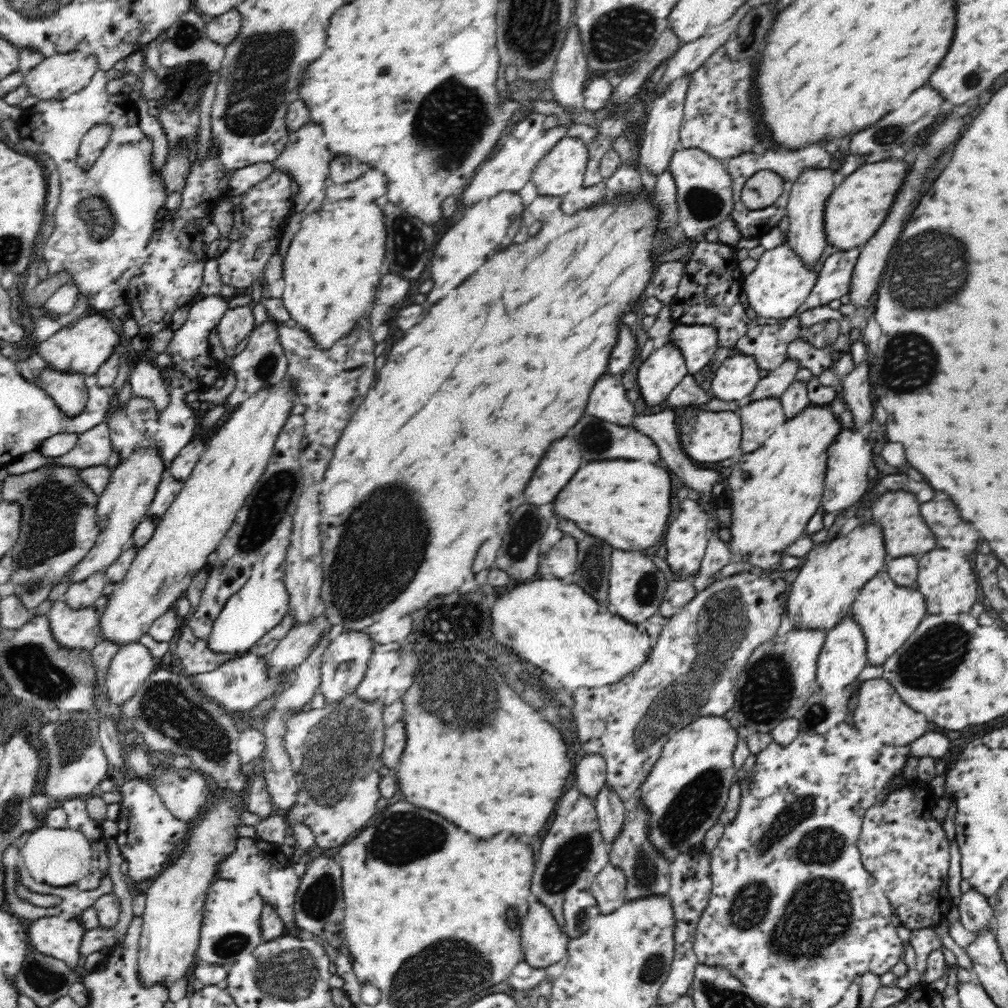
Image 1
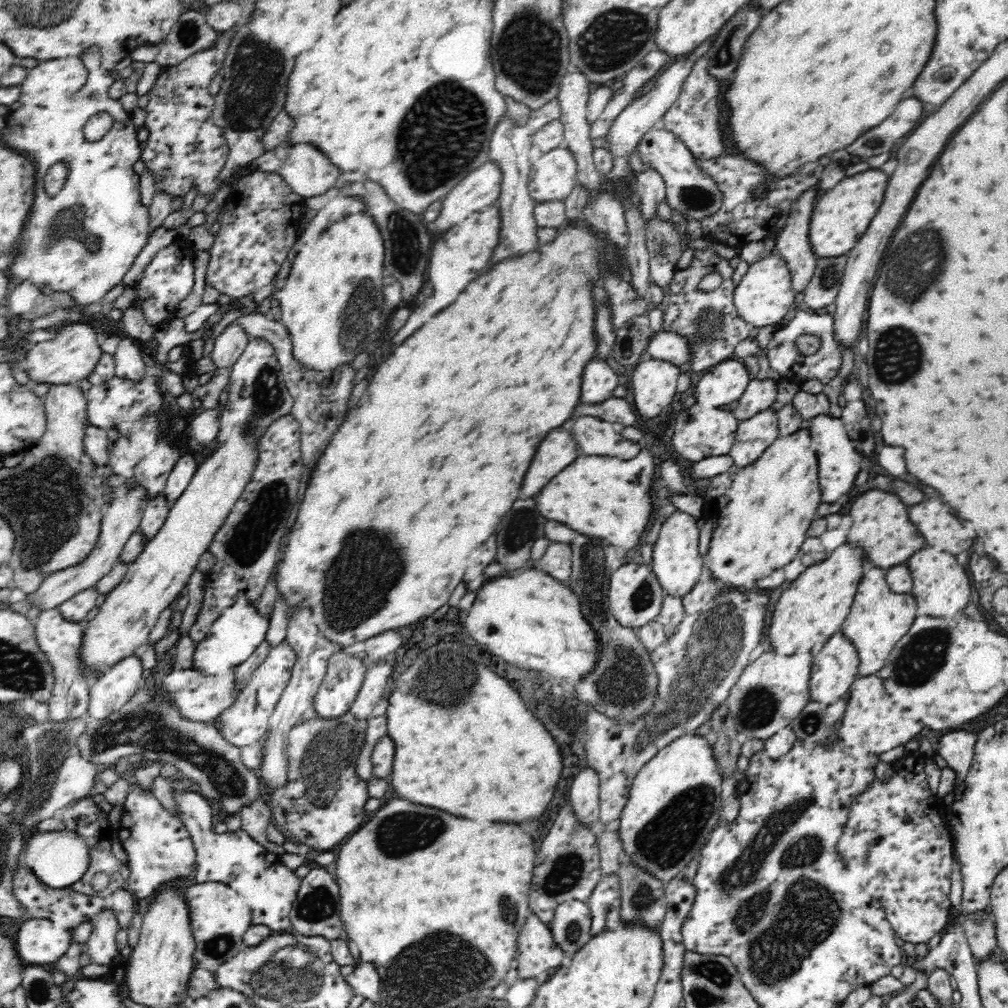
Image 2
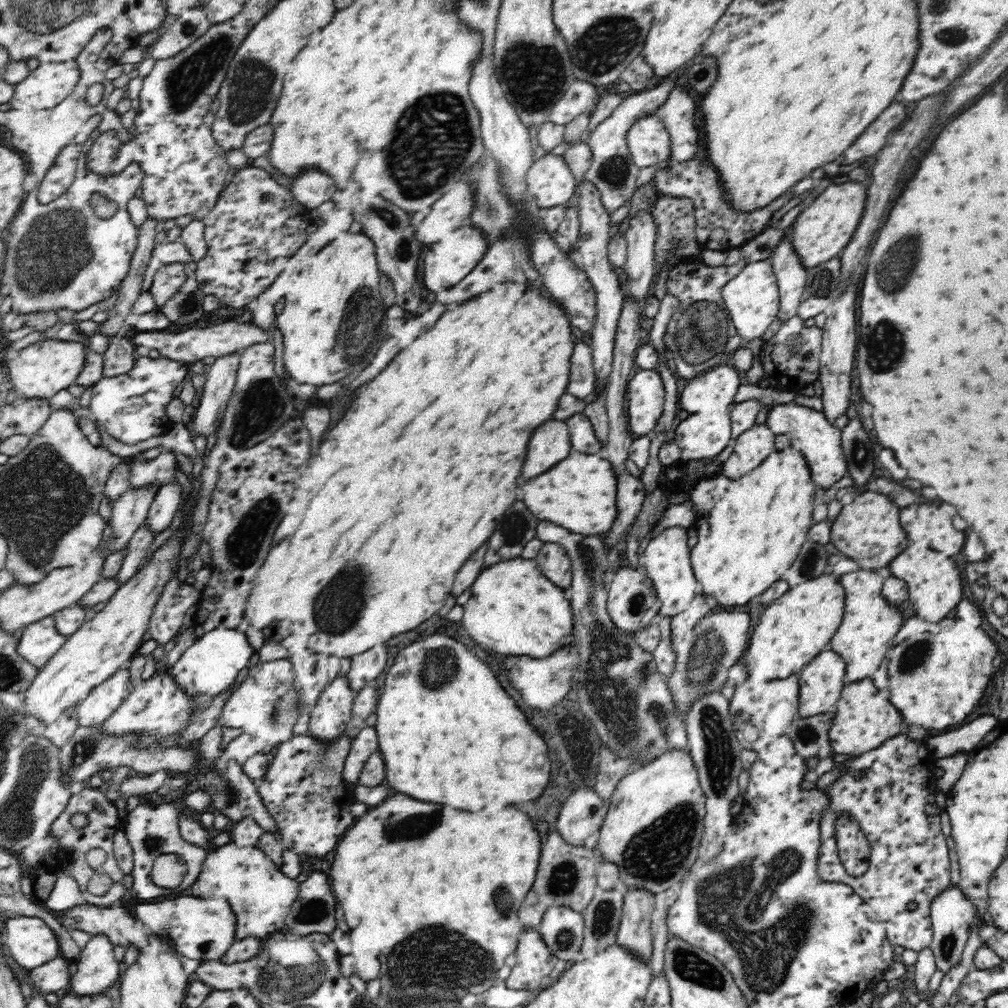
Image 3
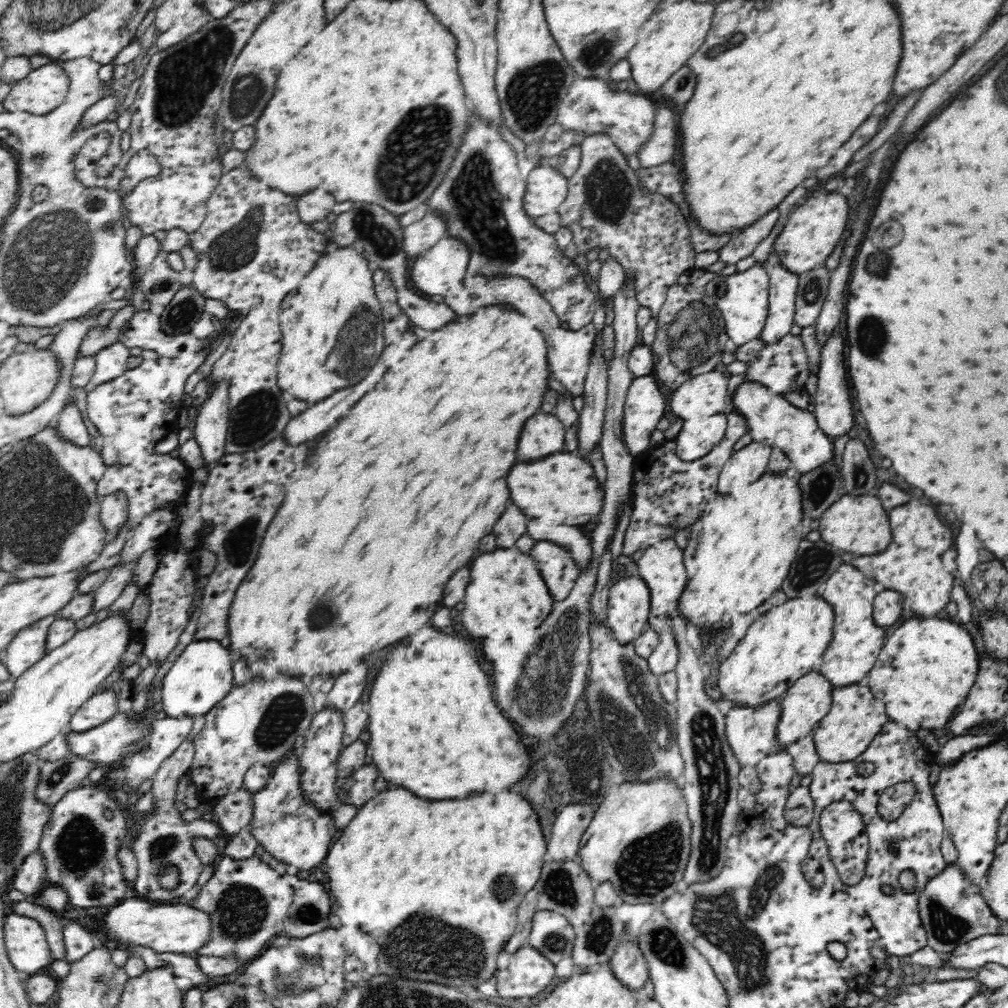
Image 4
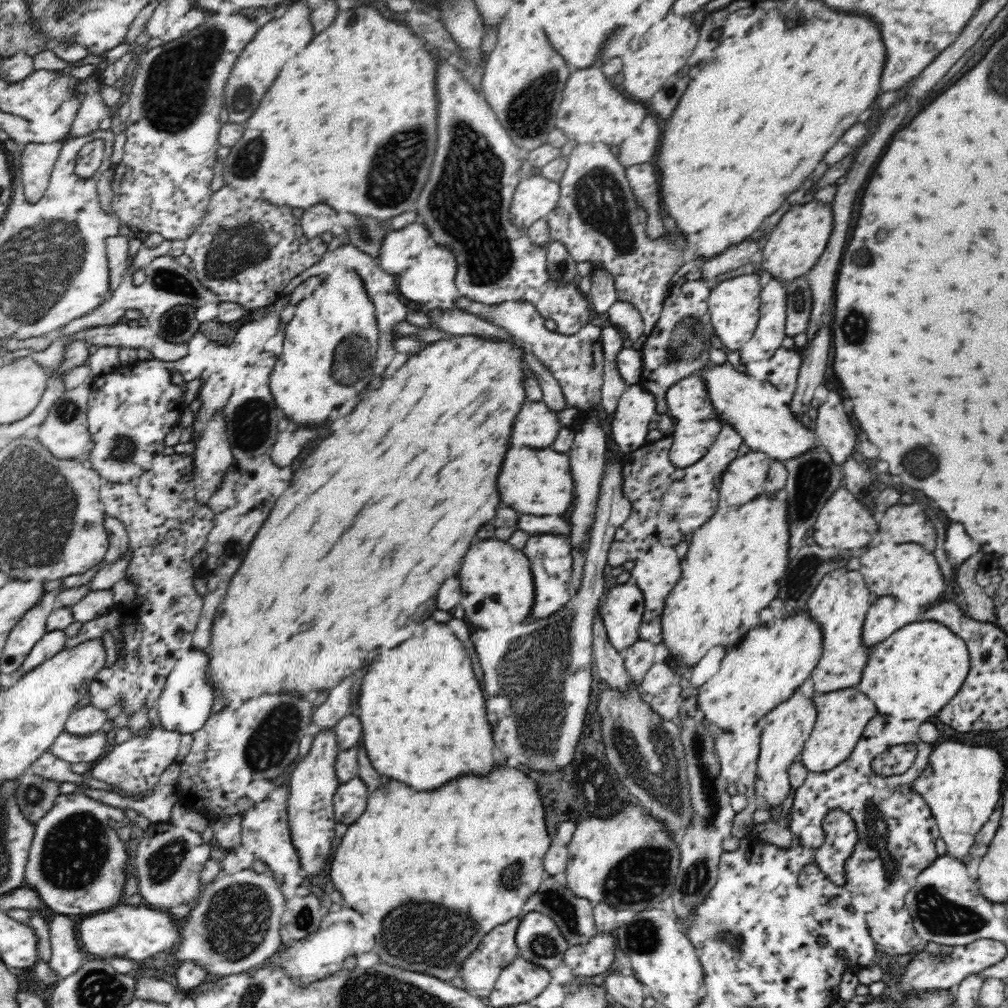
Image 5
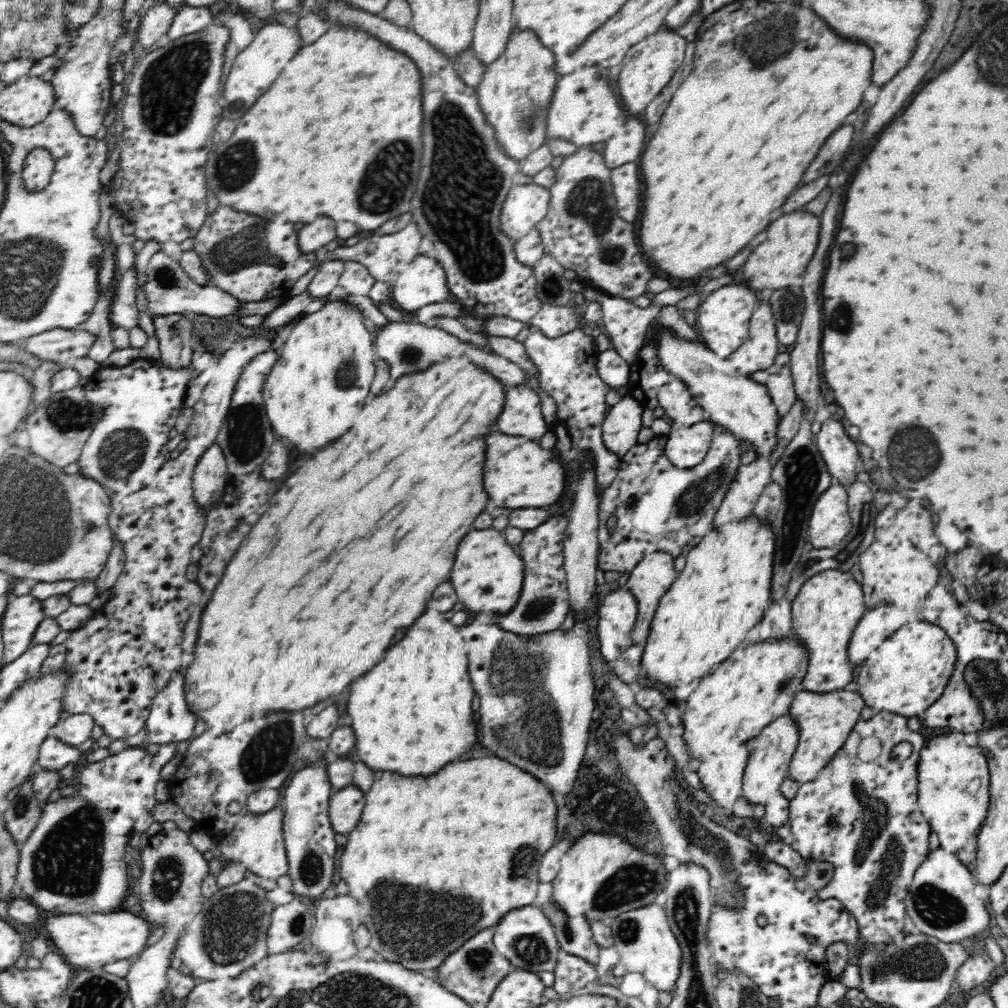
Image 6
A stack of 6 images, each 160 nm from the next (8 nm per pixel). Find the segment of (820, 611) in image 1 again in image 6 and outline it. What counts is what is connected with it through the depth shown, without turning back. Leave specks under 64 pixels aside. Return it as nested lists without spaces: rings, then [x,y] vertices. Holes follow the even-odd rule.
[[[794,638],[746,642],[738,646],[728,659],[699,681],[698,686],[682,705],[681,737],[690,760],[698,764],[710,758],[712,754],[718,753],[719,750],[747,744],[774,720],[788,715],[795,694],[803,690],[802,680],[806,676],[807,664],[806,649]]]

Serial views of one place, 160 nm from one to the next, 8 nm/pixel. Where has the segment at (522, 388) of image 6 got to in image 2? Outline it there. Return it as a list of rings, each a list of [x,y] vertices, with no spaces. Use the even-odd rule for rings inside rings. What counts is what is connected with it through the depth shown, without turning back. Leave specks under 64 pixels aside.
[[[564,428],[550,430],[548,436],[540,442],[530,470],[526,472],[526,478],[522,482],[524,498],[538,494],[548,484],[548,480],[554,478],[560,470],[564,470],[570,462],[574,462],[576,456],[578,446],[572,434]]]

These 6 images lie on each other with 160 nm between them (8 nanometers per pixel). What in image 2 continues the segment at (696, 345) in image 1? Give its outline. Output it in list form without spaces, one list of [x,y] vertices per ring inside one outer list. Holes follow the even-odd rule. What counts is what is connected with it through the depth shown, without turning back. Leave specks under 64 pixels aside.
[[[663,331],[652,335],[647,348],[644,351],[644,358],[664,360],[675,365],[686,364],[690,360],[690,341],[676,333]]]

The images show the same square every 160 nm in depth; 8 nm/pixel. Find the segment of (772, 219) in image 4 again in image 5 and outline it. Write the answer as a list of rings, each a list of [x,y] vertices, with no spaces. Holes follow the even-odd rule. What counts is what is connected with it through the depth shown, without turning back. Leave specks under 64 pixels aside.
[[[750,237],[746,242],[731,246],[727,251],[722,254],[712,257],[700,266],[700,281],[707,281],[722,273],[730,272],[735,268],[740,268],[744,264],[748,264],[750,256],[758,252],[758,243]]]

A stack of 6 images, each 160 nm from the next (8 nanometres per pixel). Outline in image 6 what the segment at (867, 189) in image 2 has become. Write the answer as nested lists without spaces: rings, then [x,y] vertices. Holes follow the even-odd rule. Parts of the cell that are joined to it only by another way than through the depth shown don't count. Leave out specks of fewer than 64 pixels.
[[[806,210],[794,211],[774,220],[770,228],[766,228],[768,230],[766,240],[754,248],[754,252],[740,267],[743,280],[741,284],[750,287],[761,296],[784,287],[800,285],[798,282],[810,258],[814,256],[814,250],[818,244],[818,228],[820,228],[818,218]]]

